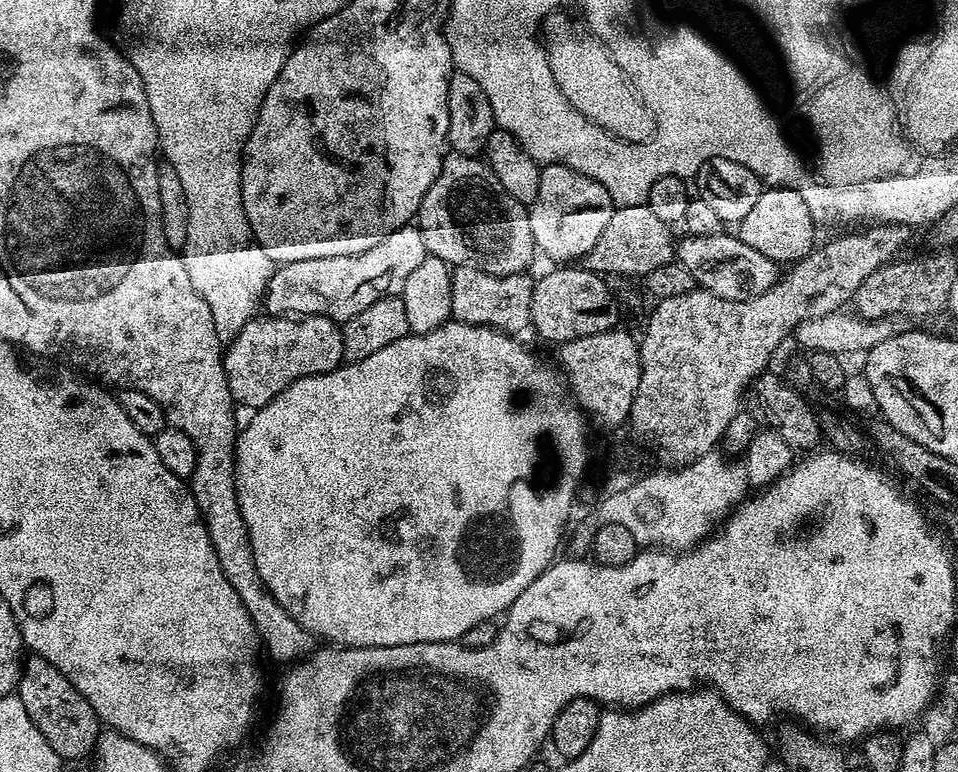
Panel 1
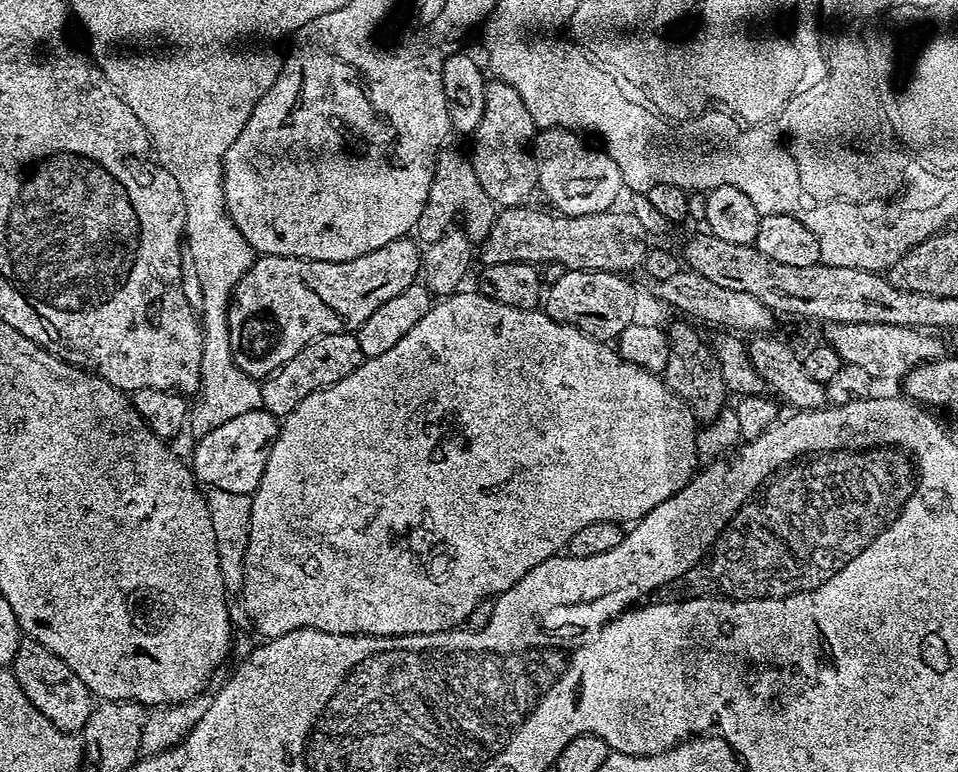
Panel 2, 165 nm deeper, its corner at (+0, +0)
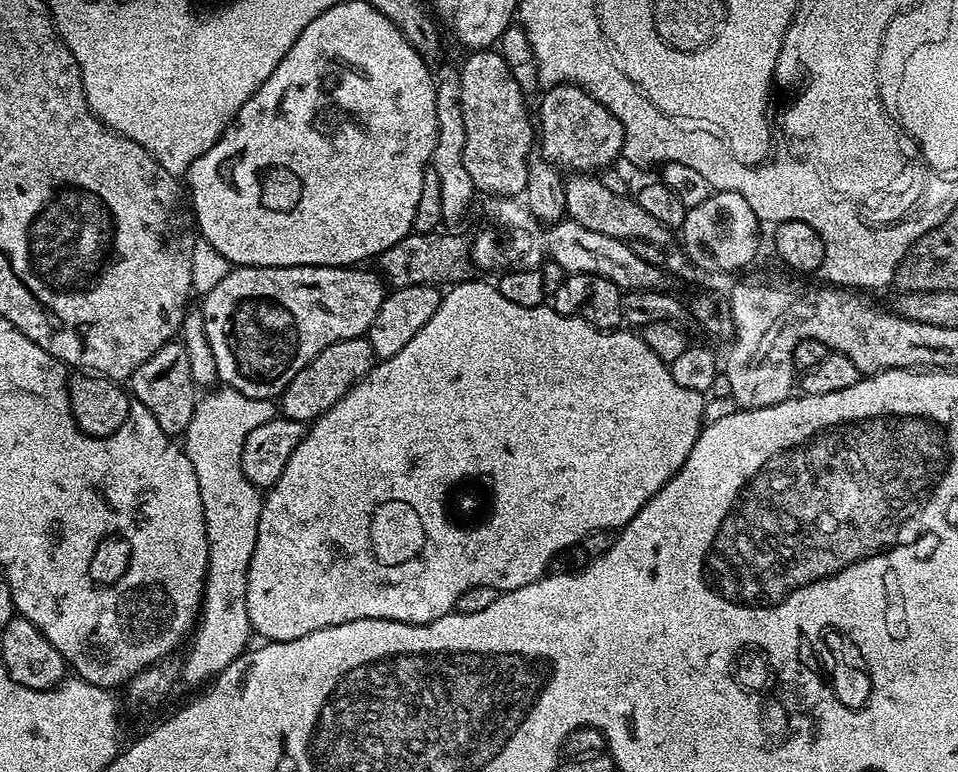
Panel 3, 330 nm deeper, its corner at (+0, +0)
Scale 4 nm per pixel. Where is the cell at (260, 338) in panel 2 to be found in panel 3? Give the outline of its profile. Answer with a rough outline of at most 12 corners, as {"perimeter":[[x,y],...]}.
{"perimeter":[[367,267],[229,270],[203,293],[219,383],[272,400],[386,295]]}

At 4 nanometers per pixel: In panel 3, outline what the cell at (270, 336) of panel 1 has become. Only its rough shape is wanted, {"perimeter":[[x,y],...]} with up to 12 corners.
{"perimeter":[[366,338],[326,346],[279,397],[286,419],[318,419],[372,369]]}

